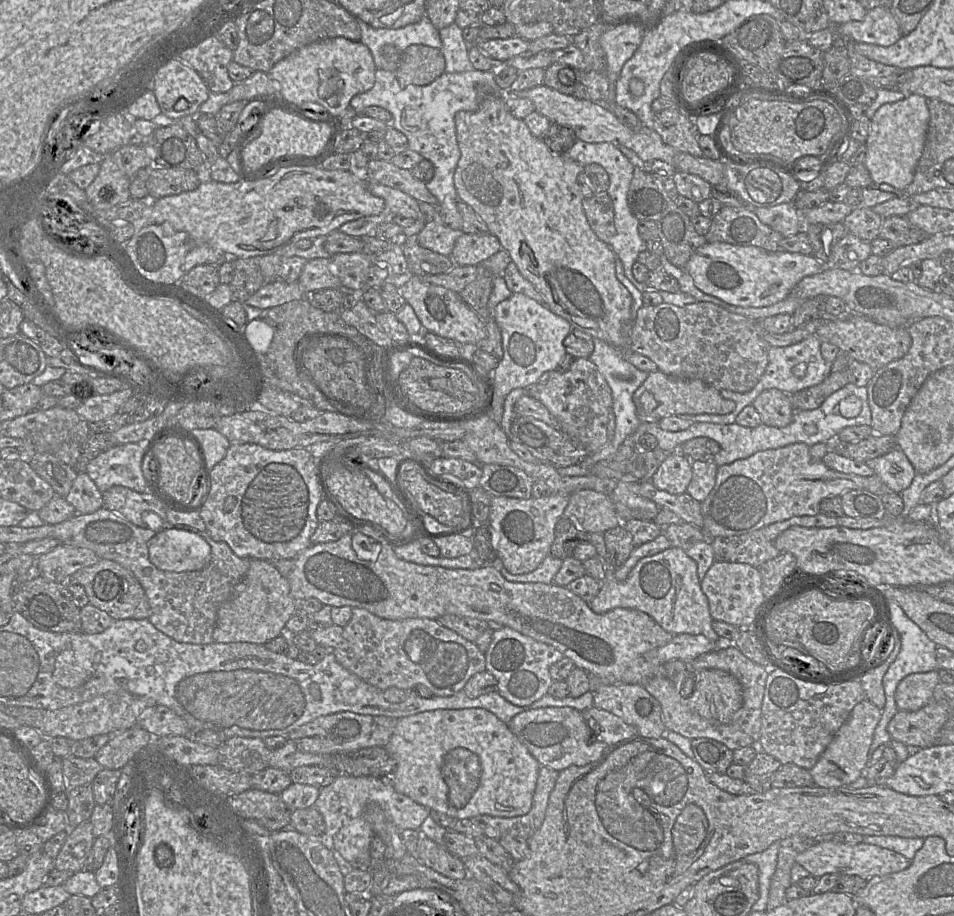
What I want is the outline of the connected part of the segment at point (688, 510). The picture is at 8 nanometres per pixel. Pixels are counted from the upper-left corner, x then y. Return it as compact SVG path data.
M652 482L639 484L639 495L653 501L659 508L666 508L680 517L682 522L690 523L698 528L703 528L703 516L701 503L693 499L686 492L672 495L659 490Z

